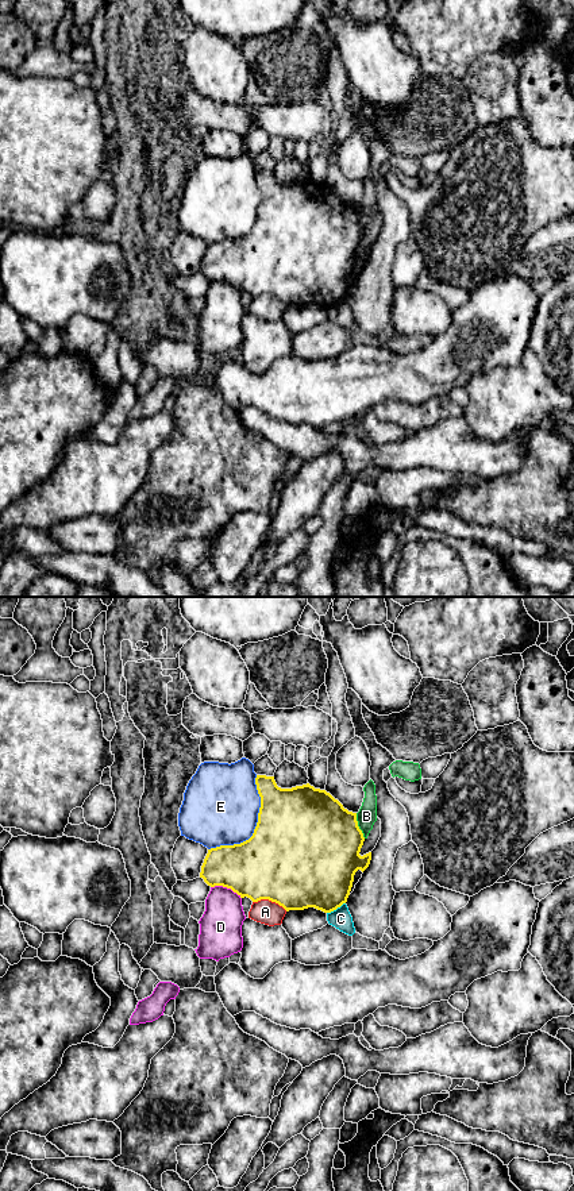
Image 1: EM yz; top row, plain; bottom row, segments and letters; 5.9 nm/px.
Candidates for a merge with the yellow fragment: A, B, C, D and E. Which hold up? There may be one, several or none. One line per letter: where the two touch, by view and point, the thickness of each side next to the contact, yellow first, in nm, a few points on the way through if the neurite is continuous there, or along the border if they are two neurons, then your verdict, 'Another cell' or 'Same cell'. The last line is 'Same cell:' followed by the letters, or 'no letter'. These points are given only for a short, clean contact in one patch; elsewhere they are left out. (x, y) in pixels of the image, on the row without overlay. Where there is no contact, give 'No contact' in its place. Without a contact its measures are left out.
A: Touches yellow at yz (270, 295). Thickness 500 nm (yellow) against 140 nm. Another cell
B: Touches yellow at yz (357, 220). Thickness 500 nm (yellow) against 120 nm. Another cell
C: Touches yellow at yz (335, 304). Thickness 440 nm (yellow) against 120 nm. Boundary: yz (345, 297), (327, 308). Another cell
D: Touches yellow at yz (226, 281). Thickness 380 nm (yellow) against 260 nm. Another cell
E: Touches yellow at yz (255, 222). Thickness 500 nm (yellow) against 460 nm. Another cell
Same cell: no letter

